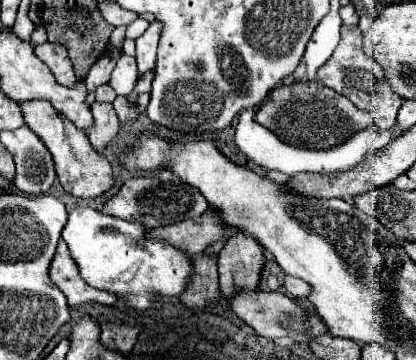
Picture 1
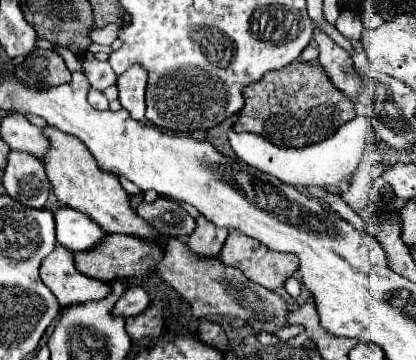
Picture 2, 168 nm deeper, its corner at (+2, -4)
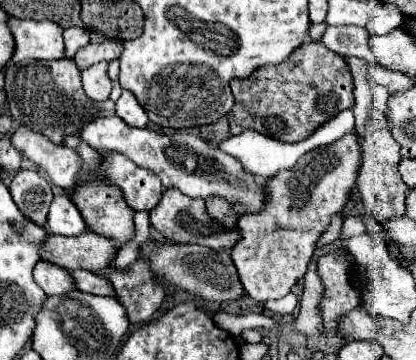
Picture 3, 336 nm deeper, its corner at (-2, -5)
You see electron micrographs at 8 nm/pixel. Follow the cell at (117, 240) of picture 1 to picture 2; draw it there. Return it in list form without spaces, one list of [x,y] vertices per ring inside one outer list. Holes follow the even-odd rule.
[[[61,206],[53,212],[55,228],[57,228],[57,242],[73,252],[83,252],[93,248],[107,236],[89,216]]]

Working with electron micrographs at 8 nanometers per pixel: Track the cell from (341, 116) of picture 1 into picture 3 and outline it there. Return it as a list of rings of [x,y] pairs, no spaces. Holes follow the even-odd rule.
[[[311,41],[293,51],[285,63],[261,67],[253,79],[233,81],[231,91],[235,95],[235,107],[231,113],[233,117],[229,117],[231,135],[237,135],[245,129],[255,129],[285,143],[299,143],[307,139],[339,111],[351,109],[355,105],[353,77],[345,59],[323,43]]]

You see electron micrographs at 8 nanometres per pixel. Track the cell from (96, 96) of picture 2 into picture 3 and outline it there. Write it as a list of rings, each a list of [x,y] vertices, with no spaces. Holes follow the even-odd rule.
[[[107,61],[95,63],[83,71],[83,89],[85,95],[93,101],[107,101],[113,83],[107,77]]]

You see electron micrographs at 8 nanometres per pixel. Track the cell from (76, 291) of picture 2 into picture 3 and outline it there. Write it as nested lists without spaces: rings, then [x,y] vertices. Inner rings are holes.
[[[49,261],[37,263],[37,267],[33,269],[33,277],[47,295],[67,295],[71,291],[77,291],[73,275]]]

